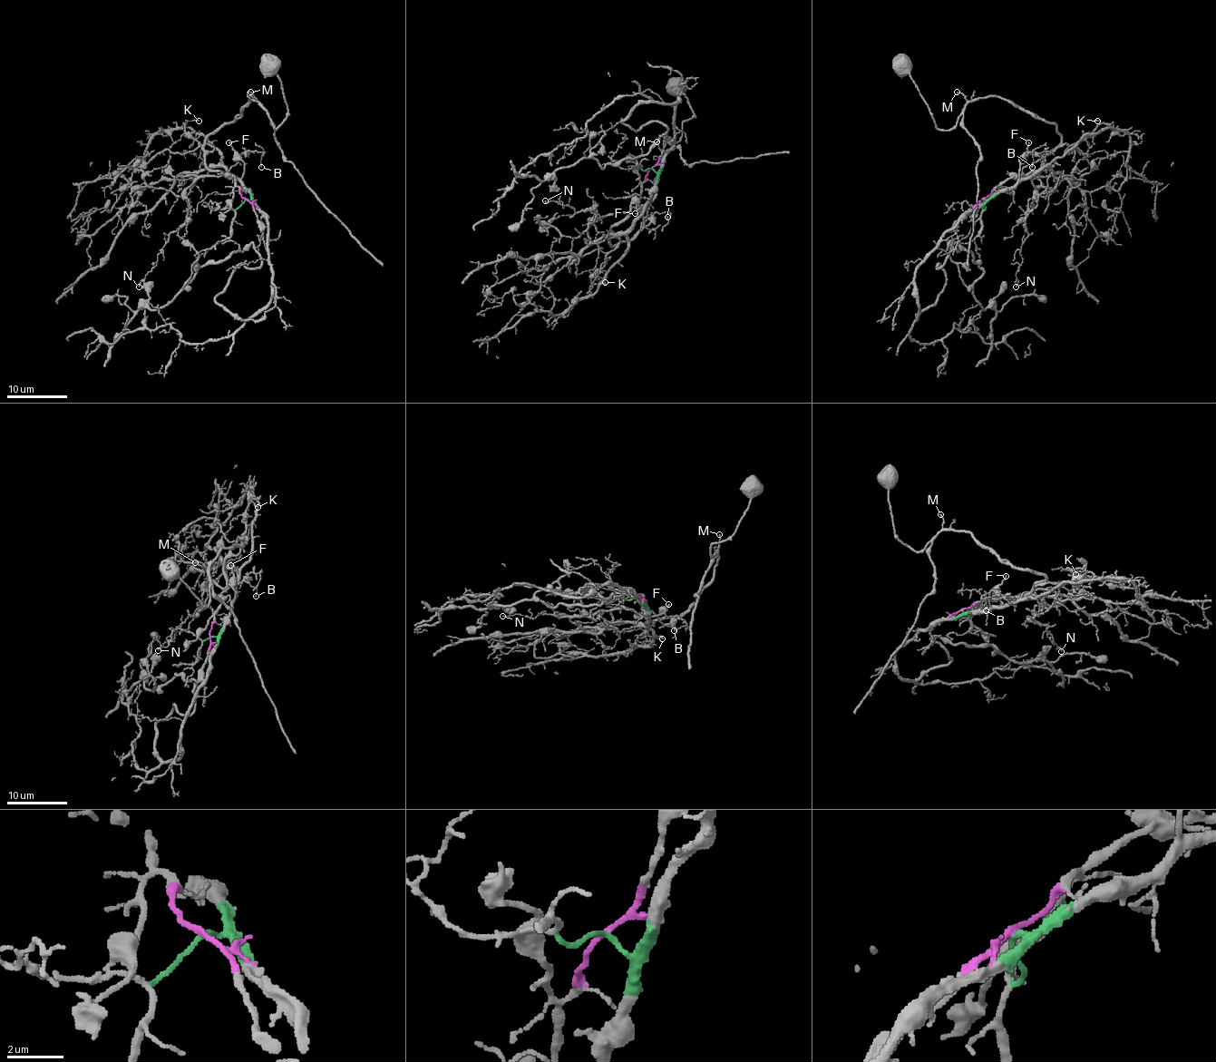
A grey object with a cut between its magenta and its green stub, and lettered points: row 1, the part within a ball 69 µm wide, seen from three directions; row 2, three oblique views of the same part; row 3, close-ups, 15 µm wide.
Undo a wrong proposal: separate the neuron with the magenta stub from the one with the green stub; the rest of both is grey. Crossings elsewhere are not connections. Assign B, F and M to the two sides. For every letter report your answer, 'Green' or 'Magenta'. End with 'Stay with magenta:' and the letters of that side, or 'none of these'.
B: Magenta
F: Green
M: Magenta
Stay with magenta: B, M

